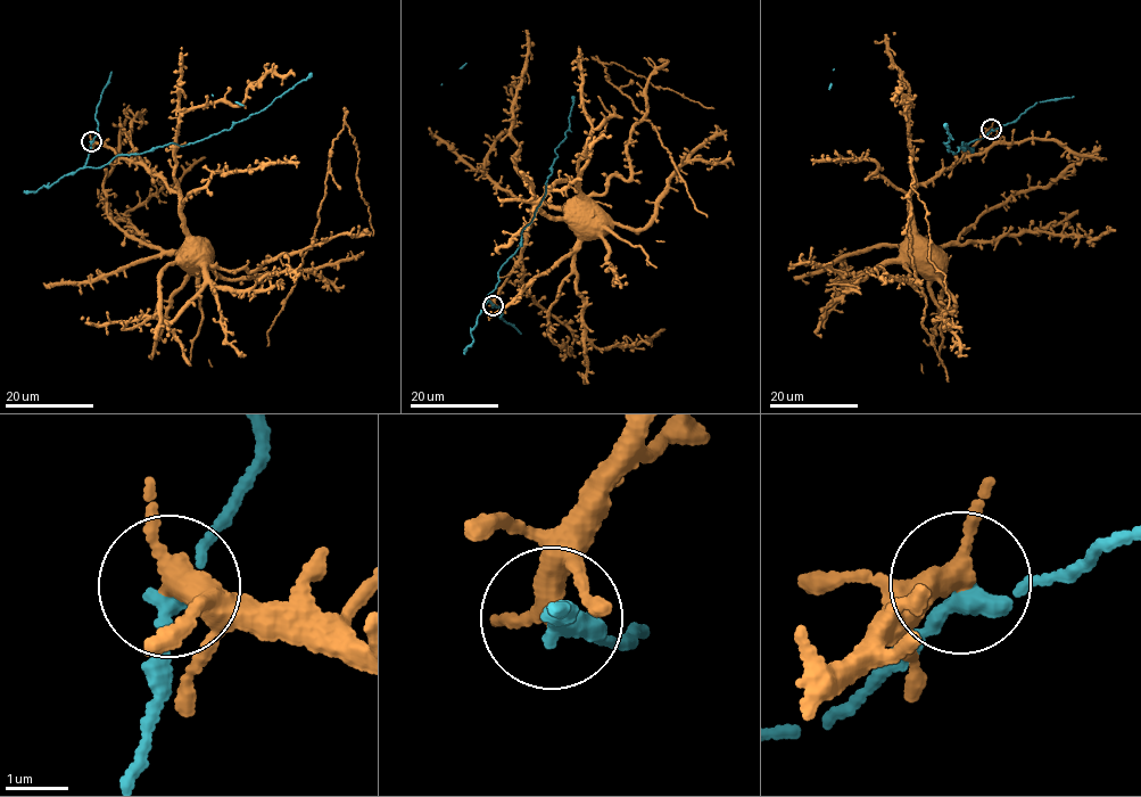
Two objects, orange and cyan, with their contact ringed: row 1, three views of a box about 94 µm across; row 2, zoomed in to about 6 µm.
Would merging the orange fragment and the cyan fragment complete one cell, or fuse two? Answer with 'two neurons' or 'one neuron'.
two neurons

